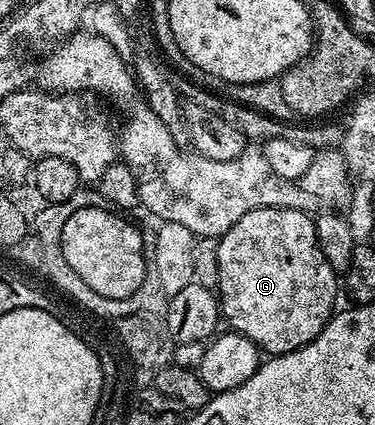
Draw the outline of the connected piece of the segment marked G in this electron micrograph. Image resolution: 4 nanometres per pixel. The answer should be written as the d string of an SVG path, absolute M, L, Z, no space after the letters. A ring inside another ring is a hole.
M296 209L249 211L219 238L217 296L222 316L234 332L245 335L267 355L292 353L308 345L327 326L335 305L337 274L329 267L315 234L315 222Z

